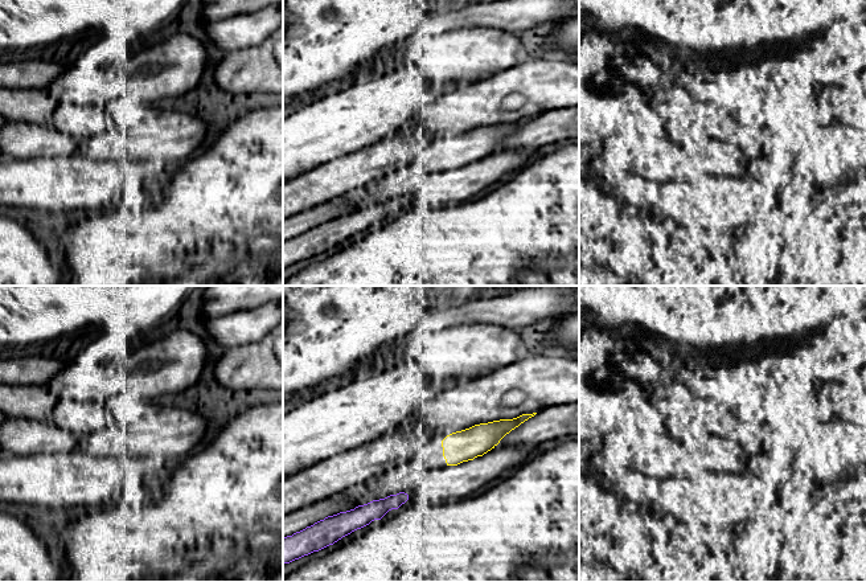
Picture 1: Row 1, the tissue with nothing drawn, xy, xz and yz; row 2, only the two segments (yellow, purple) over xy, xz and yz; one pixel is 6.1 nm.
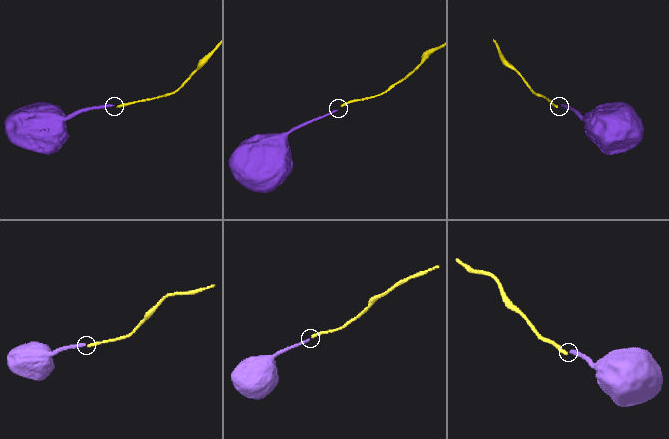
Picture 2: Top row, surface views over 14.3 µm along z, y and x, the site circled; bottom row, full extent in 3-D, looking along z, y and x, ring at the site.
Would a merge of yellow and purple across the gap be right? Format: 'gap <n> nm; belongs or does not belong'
gap 300 nm; does not belong

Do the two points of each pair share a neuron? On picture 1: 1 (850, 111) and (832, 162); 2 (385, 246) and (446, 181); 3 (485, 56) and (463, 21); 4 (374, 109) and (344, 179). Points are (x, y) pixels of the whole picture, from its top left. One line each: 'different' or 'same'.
1: different
2: different
3: different
4: different

